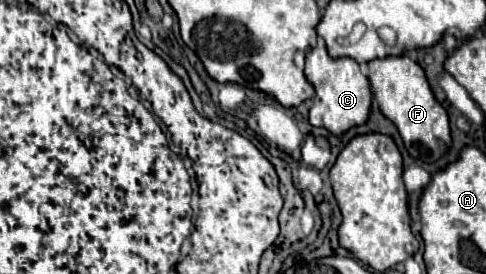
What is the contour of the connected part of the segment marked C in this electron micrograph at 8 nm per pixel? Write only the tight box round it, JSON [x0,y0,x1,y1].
[306,40,372,136]

